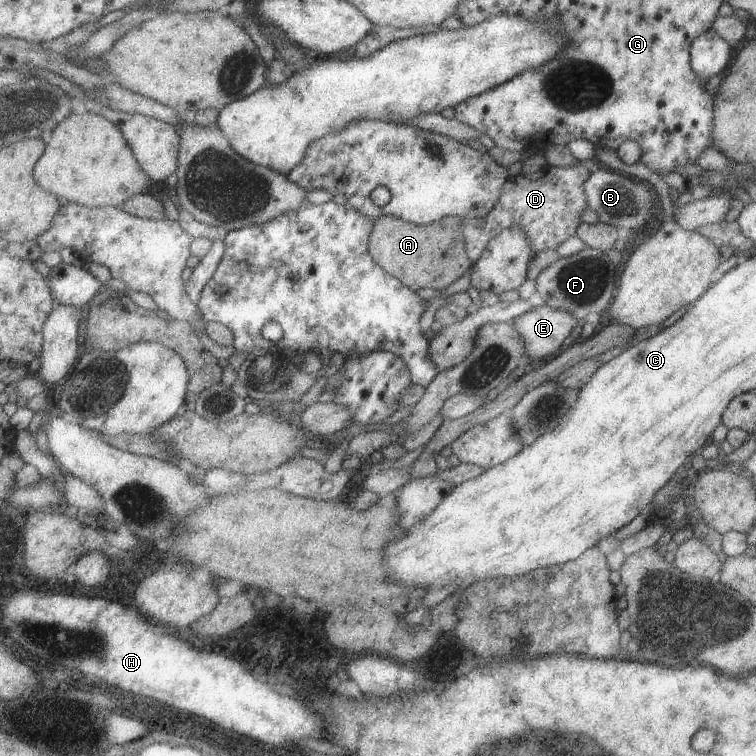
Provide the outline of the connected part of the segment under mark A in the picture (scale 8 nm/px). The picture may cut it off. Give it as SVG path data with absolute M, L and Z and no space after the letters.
M383 215L374 221L369 246L371 256L389 273L409 285L409 288L433 288L437 292L445 292L445 288L471 270L461 217L447 216L425 226L393 215Z

